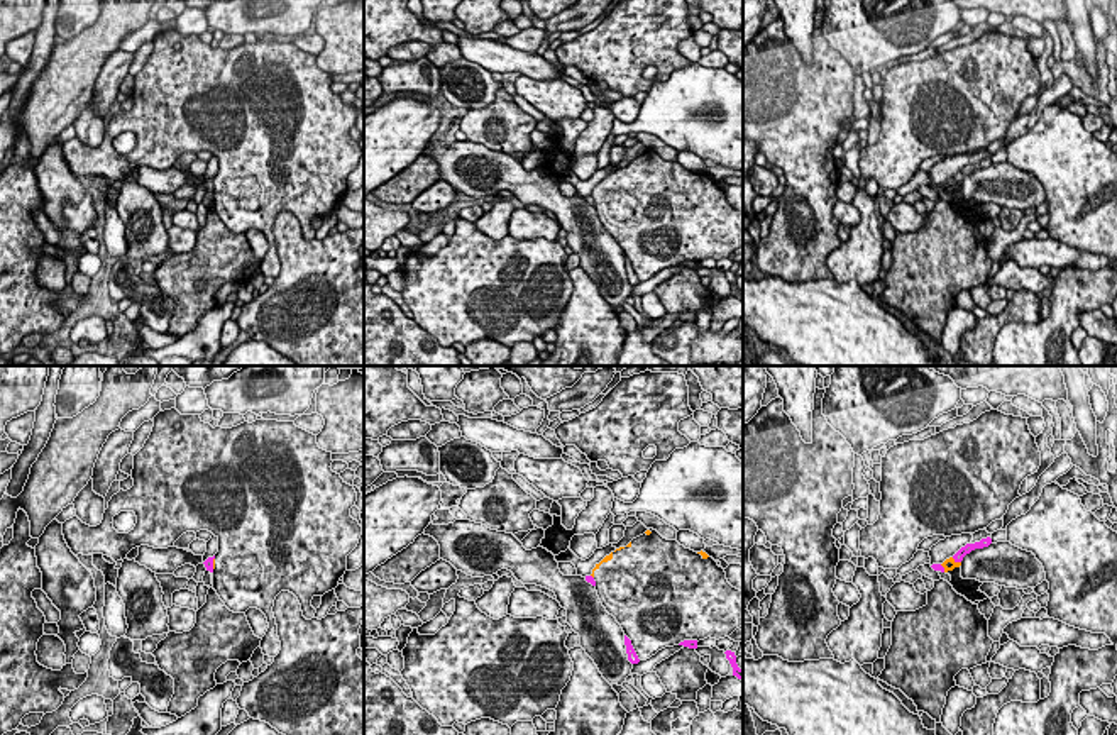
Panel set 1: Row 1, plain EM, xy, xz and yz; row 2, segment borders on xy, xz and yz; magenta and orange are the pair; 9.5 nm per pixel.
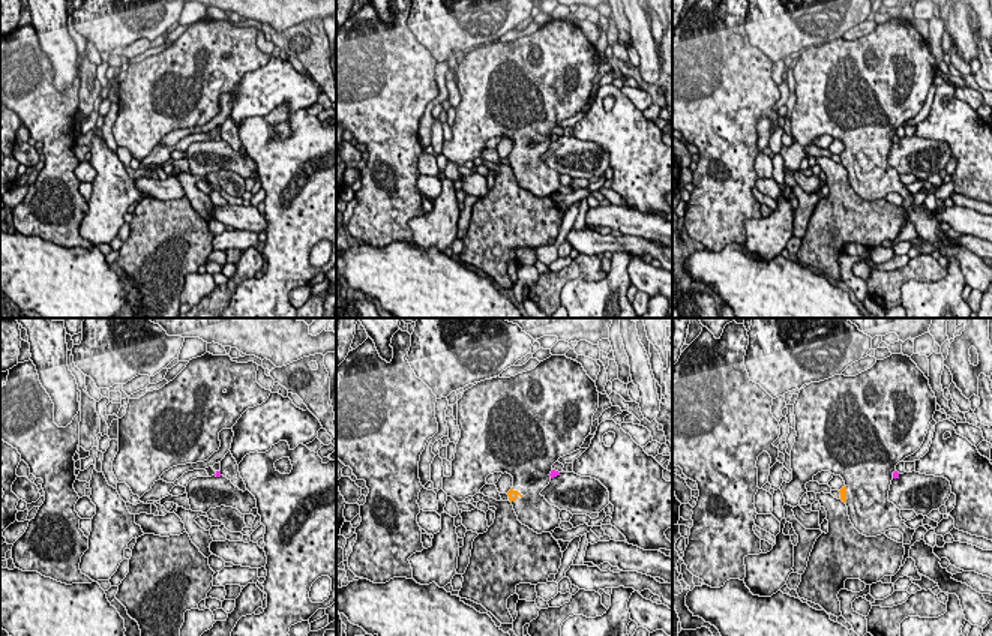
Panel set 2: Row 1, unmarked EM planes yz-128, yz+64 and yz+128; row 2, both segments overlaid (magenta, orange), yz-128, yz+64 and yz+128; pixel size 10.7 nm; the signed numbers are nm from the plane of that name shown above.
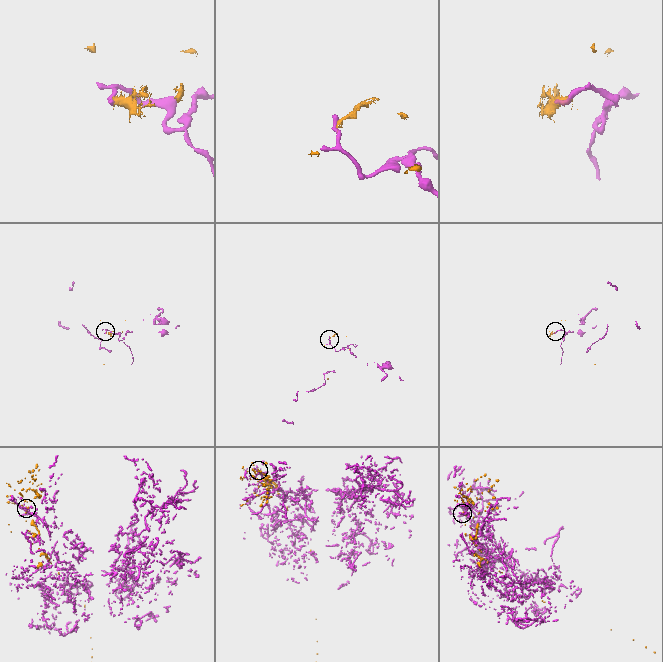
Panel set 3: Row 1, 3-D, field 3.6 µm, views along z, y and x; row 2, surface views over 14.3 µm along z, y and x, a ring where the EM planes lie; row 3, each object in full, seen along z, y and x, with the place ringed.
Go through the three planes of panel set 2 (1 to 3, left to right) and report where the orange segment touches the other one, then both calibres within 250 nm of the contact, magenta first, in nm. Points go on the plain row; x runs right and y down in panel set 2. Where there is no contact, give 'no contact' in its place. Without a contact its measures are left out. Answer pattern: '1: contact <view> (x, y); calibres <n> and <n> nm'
1: no contact
2: no contact
3: no contact

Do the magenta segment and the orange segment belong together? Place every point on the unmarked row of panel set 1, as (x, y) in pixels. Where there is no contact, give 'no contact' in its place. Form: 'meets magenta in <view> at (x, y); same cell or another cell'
meets magenta in xy at (212, 183); another cell

